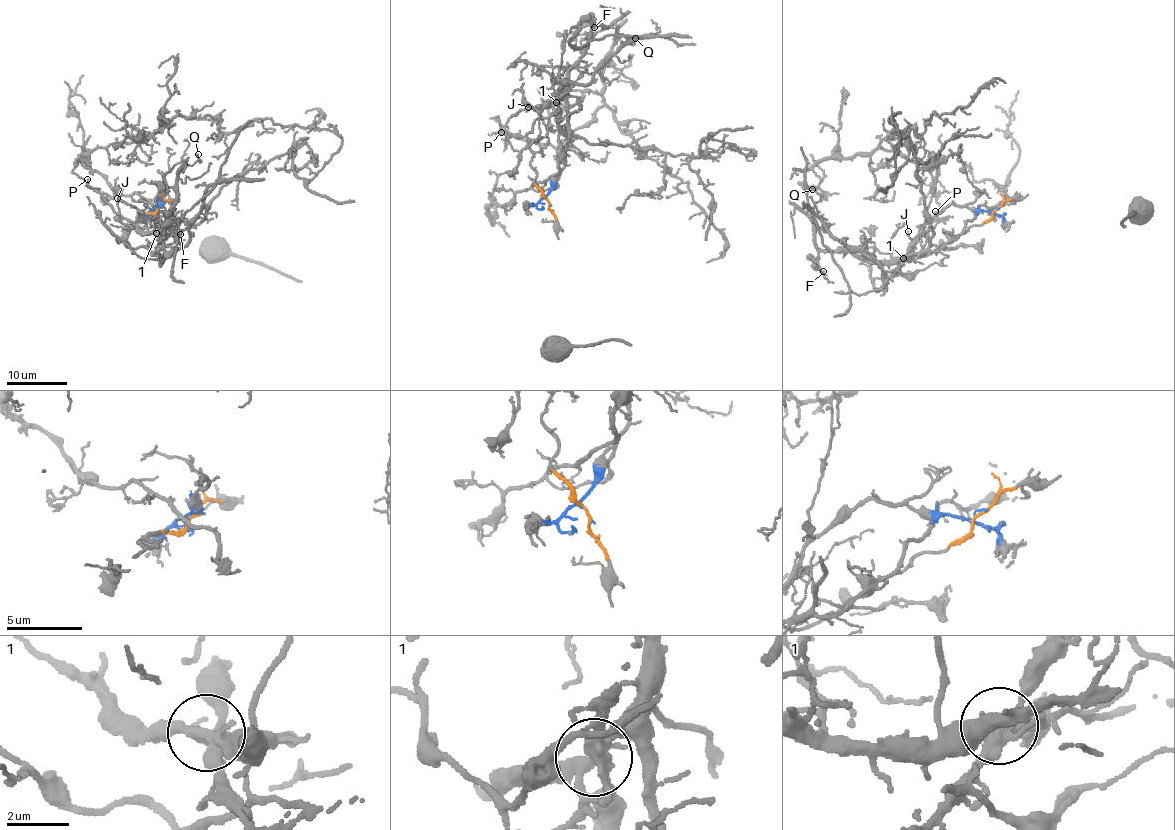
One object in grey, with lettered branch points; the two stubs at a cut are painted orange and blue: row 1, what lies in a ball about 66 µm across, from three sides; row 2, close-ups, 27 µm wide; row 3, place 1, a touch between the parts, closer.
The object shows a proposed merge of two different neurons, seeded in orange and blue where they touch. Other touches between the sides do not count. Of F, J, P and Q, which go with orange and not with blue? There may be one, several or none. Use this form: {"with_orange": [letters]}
{"with_orange": ["F", "J", "P", "Q"]}

